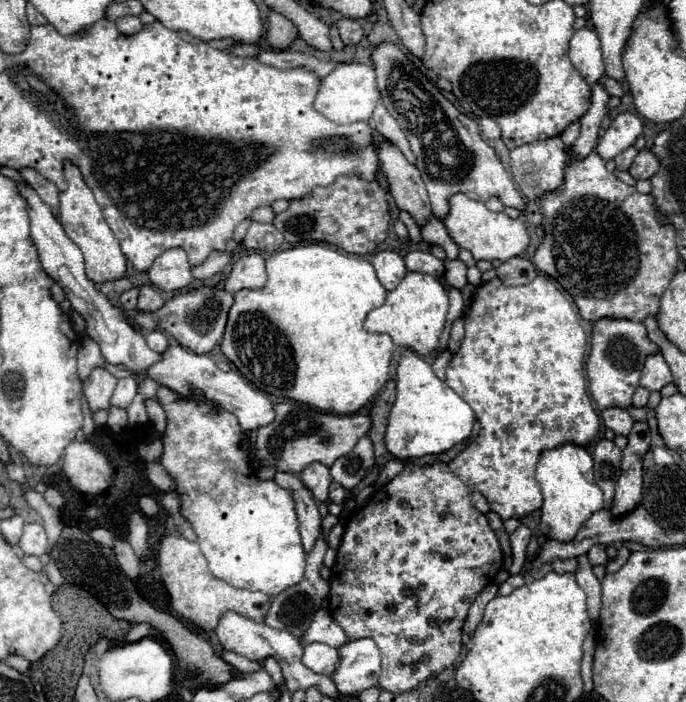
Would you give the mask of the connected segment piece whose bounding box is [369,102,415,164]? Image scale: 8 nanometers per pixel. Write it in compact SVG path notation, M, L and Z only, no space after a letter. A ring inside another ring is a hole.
M381 102L377 104L377 108L375 108L373 118L369 120L369 124L371 124L371 128L375 128L375 132L379 132L383 138L387 138L391 144L395 144L395 146L405 154L405 158L407 158L411 164L415 164L415 154L411 152L409 142L407 142L403 130L399 128L397 120L387 112L387 108L385 108Z

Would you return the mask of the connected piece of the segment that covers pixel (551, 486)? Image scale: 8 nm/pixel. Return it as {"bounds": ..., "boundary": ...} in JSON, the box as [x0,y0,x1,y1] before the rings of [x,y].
{"bounds":[535,444,603,540],"boundary":[[[561,444],[551,450],[543,450],[537,462],[535,478],[543,490],[541,506],[541,532],[555,540],[573,540],[575,532],[583,526],[583,520],[603,508],[603,492],[593,478],[593,458],[583,446]]]}

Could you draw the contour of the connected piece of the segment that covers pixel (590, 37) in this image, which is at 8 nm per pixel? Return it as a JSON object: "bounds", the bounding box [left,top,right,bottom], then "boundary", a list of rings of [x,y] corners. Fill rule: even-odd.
{"bounds":[569,26,605,84],"boundary":[[[585,26],[575,32],[575,36],[571,38],[569,58],[589,84],[595,84],[595,80],[599,80],[605,74],[605,66],[601,58],[601,44],[593,28]]]}

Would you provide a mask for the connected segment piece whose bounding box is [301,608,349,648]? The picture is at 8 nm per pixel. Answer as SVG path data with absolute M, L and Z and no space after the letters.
M319 608L313 614L313 622L311 626L303 632L301 642L303 644L311 644L311 642L323 642L329 646L343 646L349 638L345 636L345 632L339 628L339 624L335 624L335 620L331 620L331 614L325 608Z

